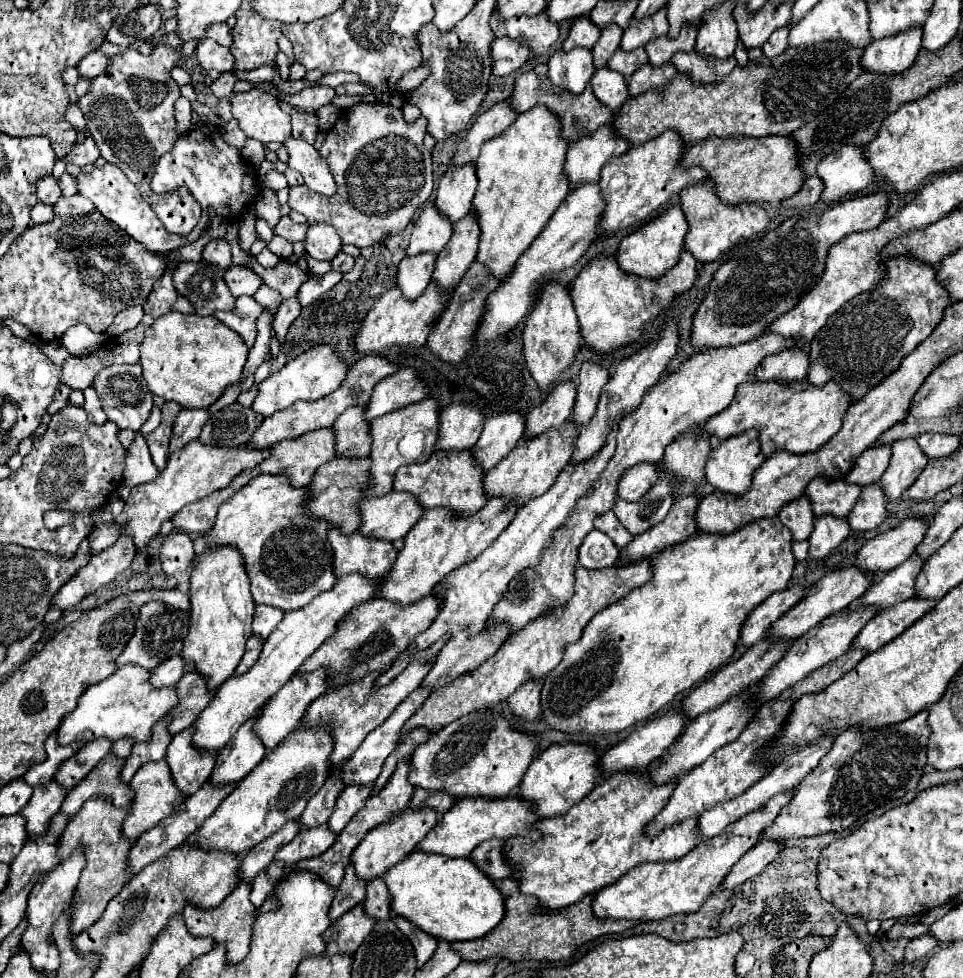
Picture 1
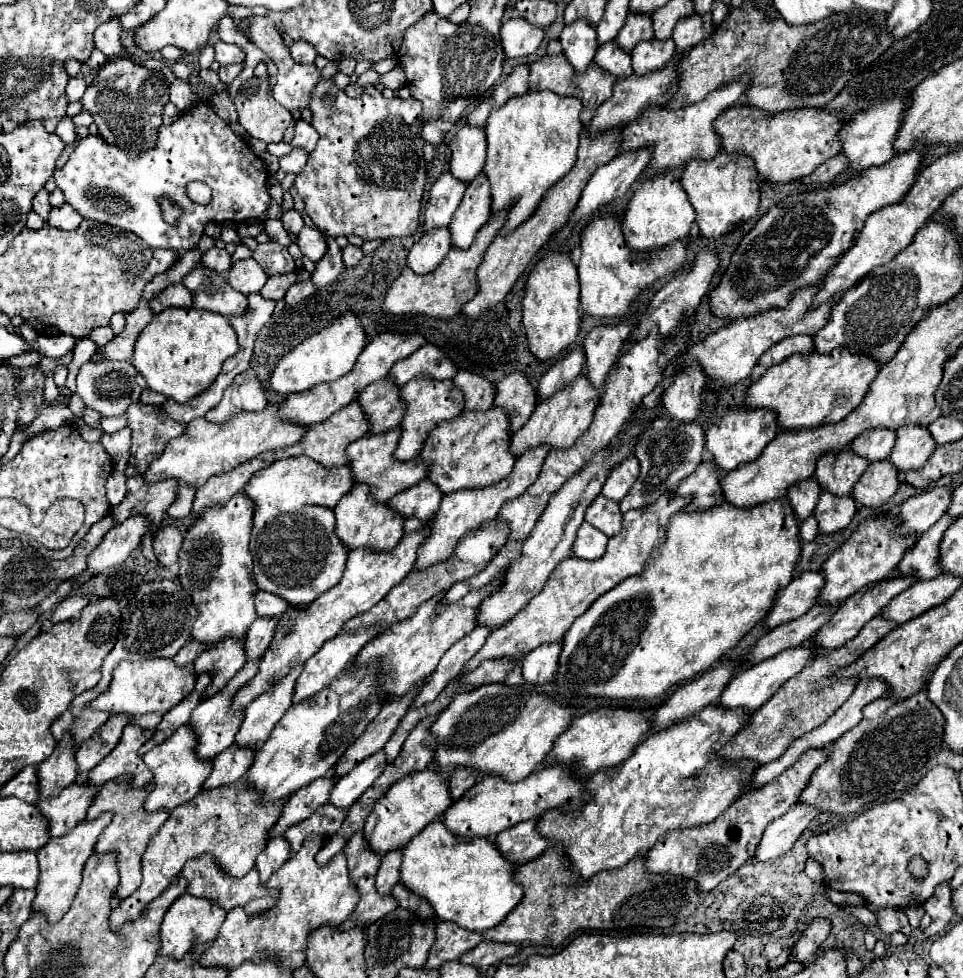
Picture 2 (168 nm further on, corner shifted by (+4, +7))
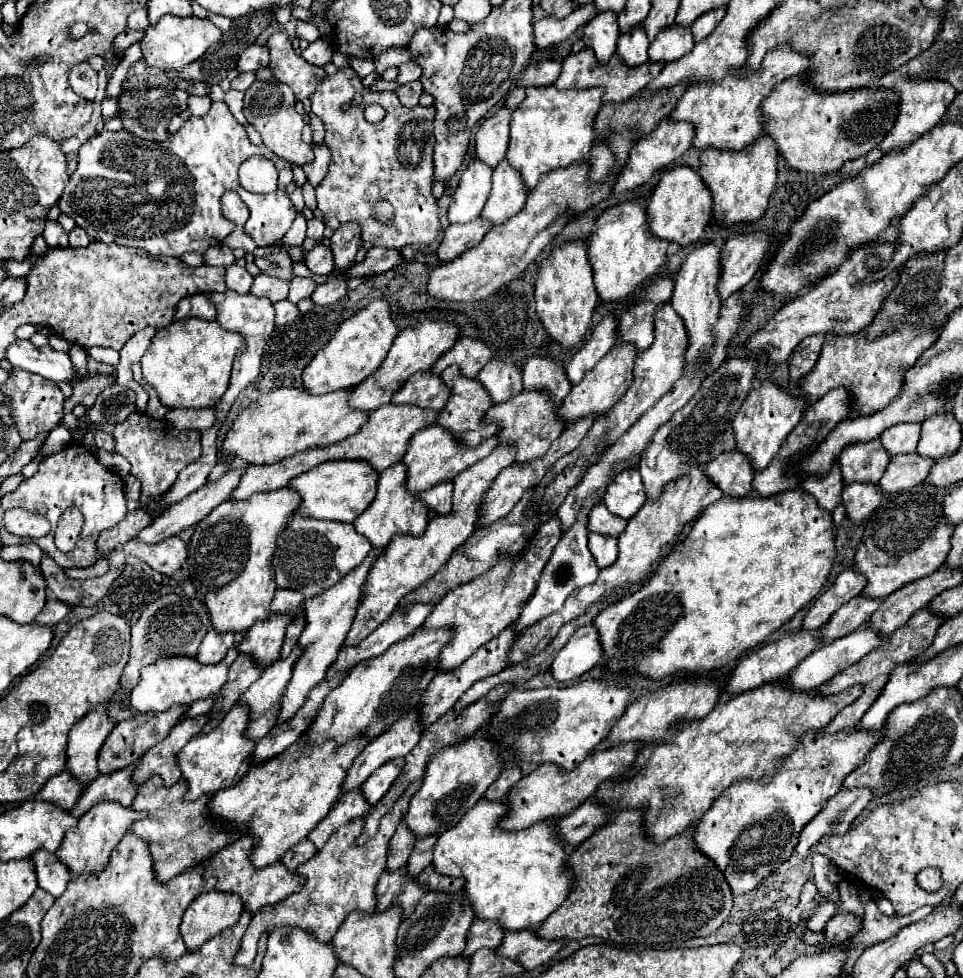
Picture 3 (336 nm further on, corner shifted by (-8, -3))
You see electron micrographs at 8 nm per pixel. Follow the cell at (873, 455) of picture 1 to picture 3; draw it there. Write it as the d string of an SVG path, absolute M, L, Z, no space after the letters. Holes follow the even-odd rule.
M898 423L886 429L880 435L880 439L882 439L882 445L890 451L890 455L914 453L920 441L920 429L922 429L920 423Z

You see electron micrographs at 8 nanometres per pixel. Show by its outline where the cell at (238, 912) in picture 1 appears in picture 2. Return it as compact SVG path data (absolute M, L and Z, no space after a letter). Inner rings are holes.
M202 855L198 859L188 861L188 865L184 865L180 877L184 877L188 881L186 885L186 893L194 895L194 897L202 897L208 899L212 903L216 903L220 909L230 911L234 907L242 907L246 911L246 915L256 917L266 913L268 909L272 909L272 901L276 901L276 897L272 897L272 893L268 893L268 889L258 885L258 873L256 869L252 869L246 877L236 879L236 877L228 877L220 871L218 863L214 861L212 855Z

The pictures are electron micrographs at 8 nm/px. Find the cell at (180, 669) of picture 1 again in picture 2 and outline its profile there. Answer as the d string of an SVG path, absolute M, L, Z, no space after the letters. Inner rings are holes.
M188 641L180 651L178 651L178 655L172 659L176 665L190 665L200 653L204 651L204 645L200 645L198 641Z

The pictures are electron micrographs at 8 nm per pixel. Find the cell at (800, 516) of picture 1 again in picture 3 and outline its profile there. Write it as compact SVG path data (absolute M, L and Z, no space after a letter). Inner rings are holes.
M838 461L832 463L832 469L826 475L810 475L810 477L806 477L800 487L804 491L808 491L810 495L814 495L822 509L834 511L842 503L842 489L844 489Z

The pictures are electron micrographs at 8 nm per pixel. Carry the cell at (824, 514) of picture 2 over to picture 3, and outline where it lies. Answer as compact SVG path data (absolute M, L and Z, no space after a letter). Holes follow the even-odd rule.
M850 483L844 487L842 503L846 505L846 517L852 523L868 519L868 515L880 505L882 489L876 483Z

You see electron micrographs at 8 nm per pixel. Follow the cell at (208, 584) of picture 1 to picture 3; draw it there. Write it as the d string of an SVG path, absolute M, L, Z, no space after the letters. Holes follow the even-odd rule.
M290 487L268 491L268 493L254 493L242 501L230 499L218 505L210 515L206 515L194 527L194 535L188 543L188 555L192 555L188 559L190 575L192 575L190 579L196 591L200 591L206 597L206 607L210 611L212 625L218 631L222 633L248 631L254 621L268 617L270 601L274 599L274 591L276 591L276 581L272 573L272 557L276 551L276 539L288 527L288 521L294 517L300 503L302 503L302 497Z

